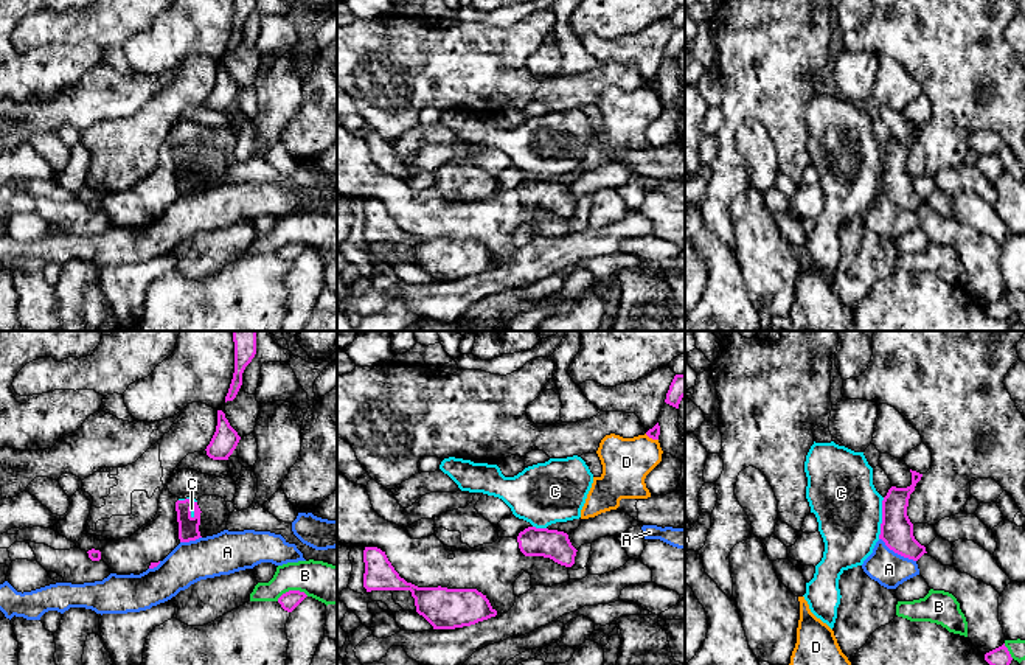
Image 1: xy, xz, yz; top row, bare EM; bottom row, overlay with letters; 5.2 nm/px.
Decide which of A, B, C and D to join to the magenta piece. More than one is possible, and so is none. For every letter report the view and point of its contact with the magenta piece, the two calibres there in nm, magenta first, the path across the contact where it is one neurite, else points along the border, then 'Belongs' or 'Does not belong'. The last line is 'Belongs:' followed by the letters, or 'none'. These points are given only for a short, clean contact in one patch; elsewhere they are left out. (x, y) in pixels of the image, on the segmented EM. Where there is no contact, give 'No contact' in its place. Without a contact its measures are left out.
A: Touches magenta at yz (898, 553). Thickness 170 nm (magenta) against 180 nm. Does not belong
B: Touches magenta at xy (292, 591). Thickness 90 nm (magenta) against 200 nm. Does not belong
C: Touches magenta at yz (882, 518). Thickness 170 nm (magenta) against 340 nm. Boundary: yz (884, 497), (881, 533), (878, 538). Does not belong
D: Touches magenta at xz (651, 437). Thickness 60 nm (magenta) against 260 nm. Does not belong
Belongs: none

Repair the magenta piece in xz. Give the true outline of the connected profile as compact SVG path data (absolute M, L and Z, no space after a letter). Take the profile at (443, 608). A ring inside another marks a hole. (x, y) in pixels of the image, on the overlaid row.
M377 547L363 550L363 587L371 590L410 590L416 612L433 629L471 626L497 615L486 595L477 589L418 587L394 570L385 552Z

